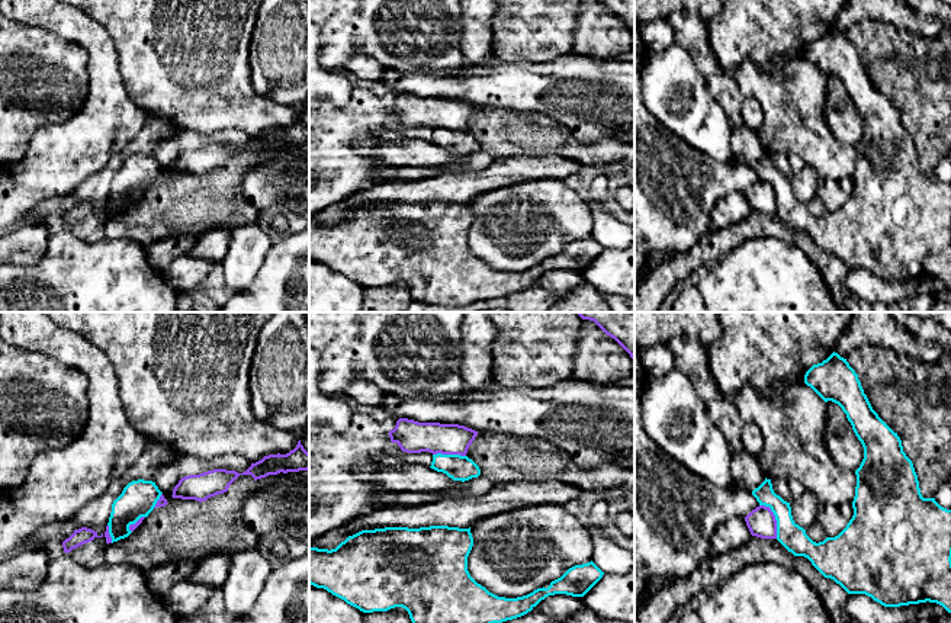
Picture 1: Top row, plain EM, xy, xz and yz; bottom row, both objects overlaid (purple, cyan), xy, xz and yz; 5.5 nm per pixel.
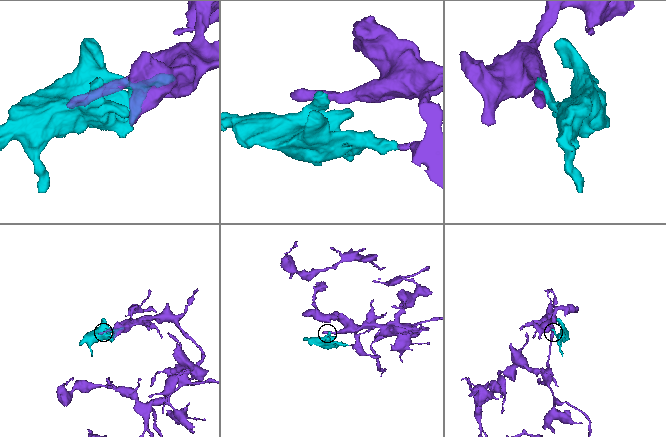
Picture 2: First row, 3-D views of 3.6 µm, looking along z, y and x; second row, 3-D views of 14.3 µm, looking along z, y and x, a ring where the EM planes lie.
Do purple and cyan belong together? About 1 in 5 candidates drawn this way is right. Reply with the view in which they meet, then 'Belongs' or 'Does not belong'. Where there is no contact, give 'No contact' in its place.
Touches purple in yz. Does not belong

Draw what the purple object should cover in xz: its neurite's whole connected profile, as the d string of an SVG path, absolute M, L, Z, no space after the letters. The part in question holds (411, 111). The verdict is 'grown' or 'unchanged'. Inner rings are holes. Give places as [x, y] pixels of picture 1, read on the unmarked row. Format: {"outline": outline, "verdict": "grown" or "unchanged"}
{"outline": "M399 93L393 105L389 106L392 118L402 126L433 129L460 129L466 131L469 121L478 106L459 99L418 97Z", "verdict": "unchanged"}

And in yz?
{"outline": "M759 180L745 192L752 211L777 213L777 195L770 182Z", "verdict": "unchanged"}

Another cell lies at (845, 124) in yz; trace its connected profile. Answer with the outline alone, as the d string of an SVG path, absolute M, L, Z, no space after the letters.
M832 76L825 77L825 83L825 121L828 122L830 132L841 144L855 147L864 134L864 122L855 110L842 83Z

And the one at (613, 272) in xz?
M634 240L627 248L604 248L582 273L601 295L634 299Z

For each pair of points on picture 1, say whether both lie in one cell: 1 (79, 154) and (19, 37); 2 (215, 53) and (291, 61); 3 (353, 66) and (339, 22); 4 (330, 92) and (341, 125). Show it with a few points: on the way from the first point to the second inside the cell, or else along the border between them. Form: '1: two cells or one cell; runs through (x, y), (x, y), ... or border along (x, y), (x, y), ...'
1: two cells; border along (86, 98), (68, 118), (48, 122), (31, 137)
2: two cells; border along (256, 23), (250, 39), (250, 79), (253, 90)
3: two cells; border along (343, 66), (353, 57), (370, 55), (384, 68)
4: two cells; border along (354, 89), (344, 105), (333, 106), (324, 102)

